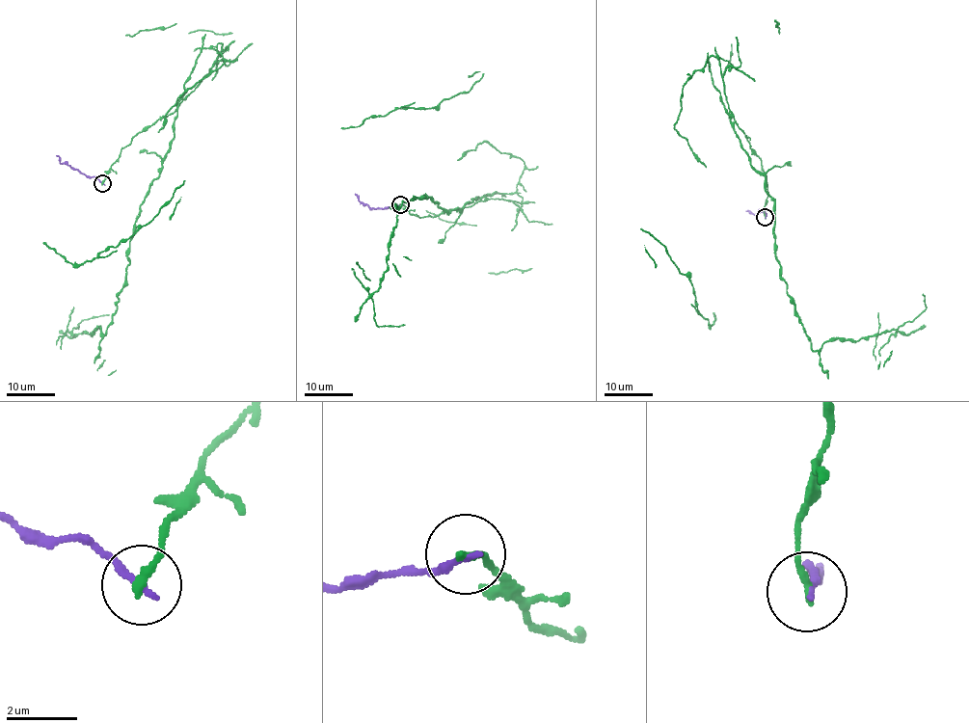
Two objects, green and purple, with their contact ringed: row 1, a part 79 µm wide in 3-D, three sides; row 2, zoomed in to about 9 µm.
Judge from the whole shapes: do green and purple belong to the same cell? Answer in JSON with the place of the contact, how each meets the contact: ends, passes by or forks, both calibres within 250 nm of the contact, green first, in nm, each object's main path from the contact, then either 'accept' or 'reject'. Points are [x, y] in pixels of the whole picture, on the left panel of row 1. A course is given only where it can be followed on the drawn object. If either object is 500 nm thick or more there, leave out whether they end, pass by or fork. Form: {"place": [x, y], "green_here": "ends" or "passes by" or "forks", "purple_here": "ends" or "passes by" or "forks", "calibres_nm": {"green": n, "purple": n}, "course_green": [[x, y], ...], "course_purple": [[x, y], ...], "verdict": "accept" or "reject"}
{"place": [102, 183], "green_here": "ends", "purple_here": "ends", "calibres_nm": {"green": 220, "purple": 200}, "course_green": [[102, 183], [138, 132], [177, 105], [106, 334], [73, 330], [57, 340], [74, 307]], "course_purple": [[102, 183], [60, 162], [56, 155]], "verdict": "reject"}

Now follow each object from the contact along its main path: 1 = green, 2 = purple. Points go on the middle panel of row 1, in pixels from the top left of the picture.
1: (400, 204), (477, 200), (402, 200), (380, 287), (353, 269), (370, 281)
2: (400, 204), (371, 208), (359, 200), (355, 194)

